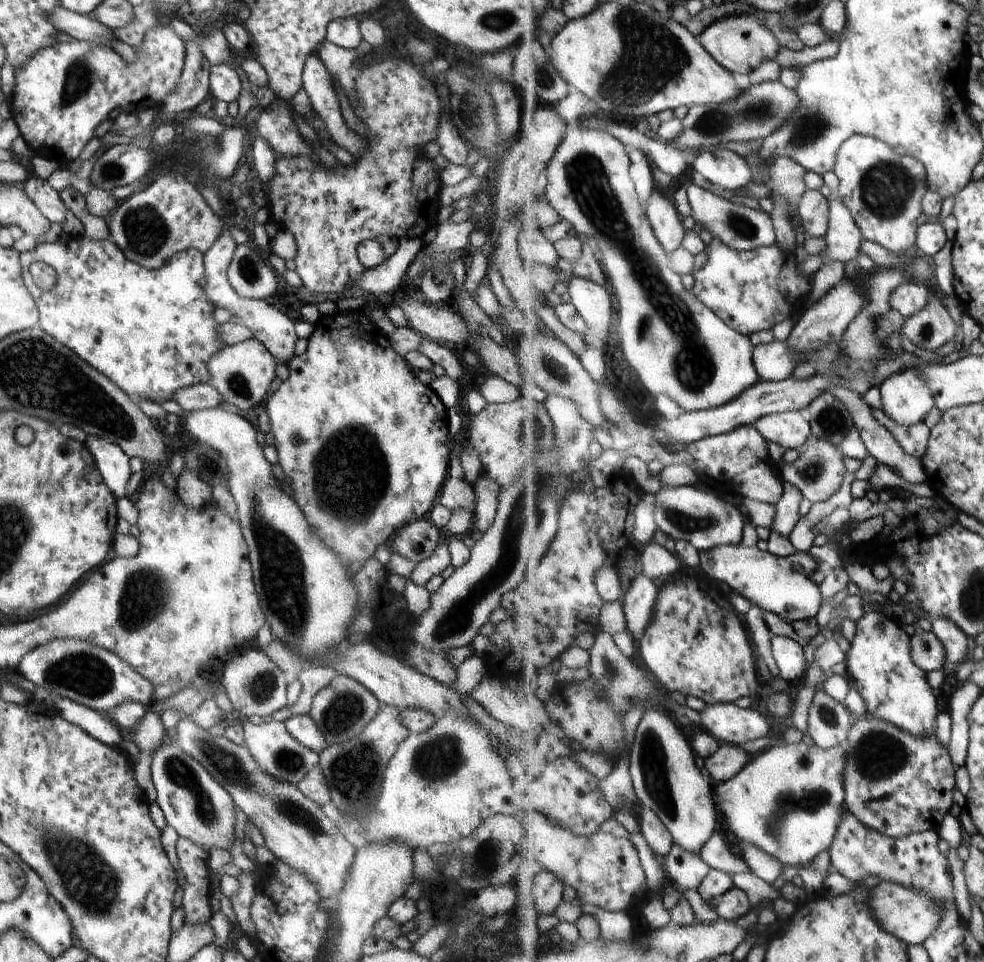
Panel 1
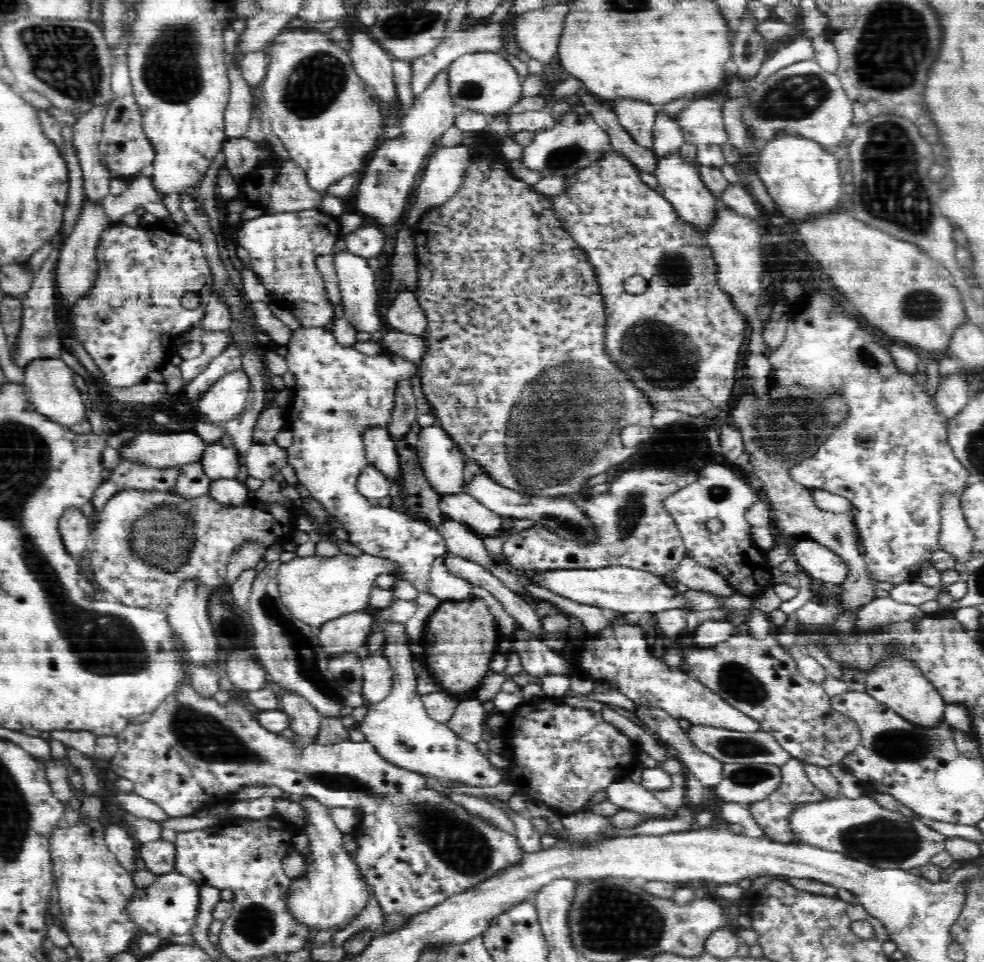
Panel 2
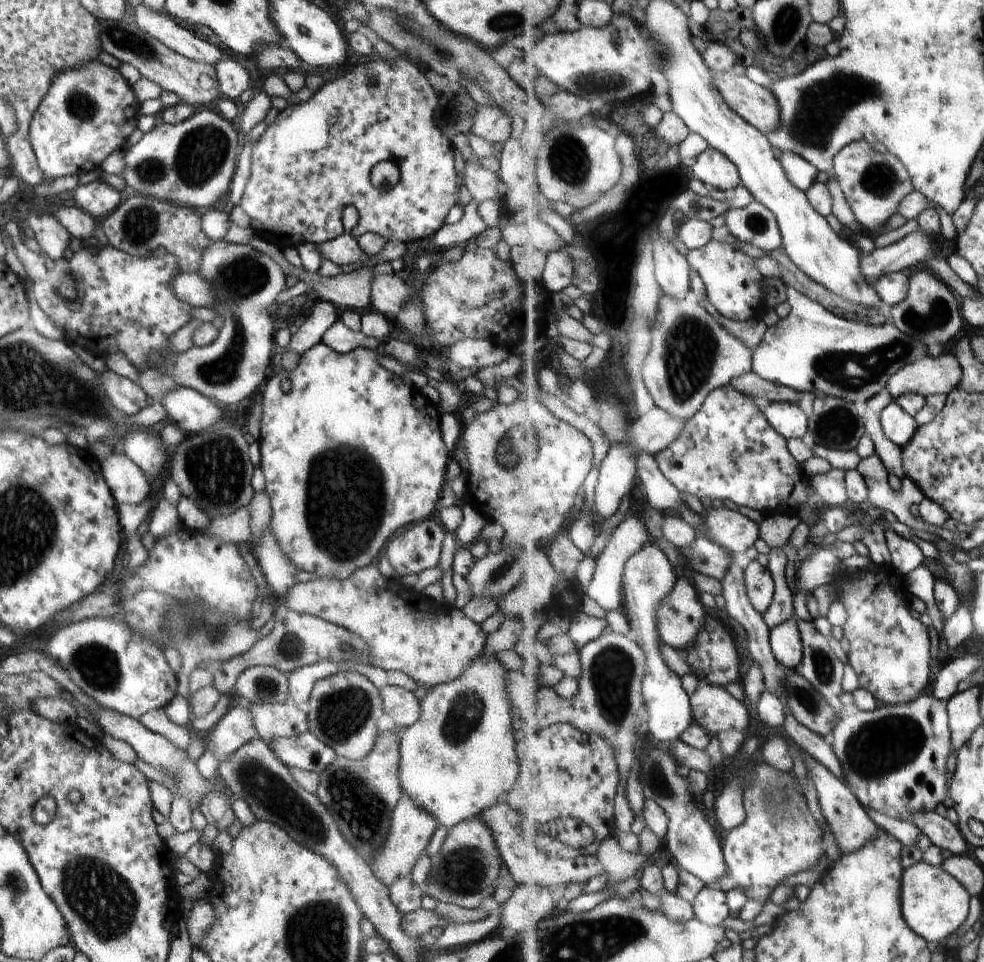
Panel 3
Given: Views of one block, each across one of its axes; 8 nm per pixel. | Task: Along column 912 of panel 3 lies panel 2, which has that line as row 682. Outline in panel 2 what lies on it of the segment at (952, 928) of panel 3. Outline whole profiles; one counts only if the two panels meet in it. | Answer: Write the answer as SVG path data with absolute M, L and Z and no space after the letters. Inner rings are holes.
M888 664L878 667L878 672L870 672L866 676L867 693L878 702L886 705L906 722L914 724L922 730L934 730L943 722L944 702L936 691L922 680L919 672L914 672L910 664Z

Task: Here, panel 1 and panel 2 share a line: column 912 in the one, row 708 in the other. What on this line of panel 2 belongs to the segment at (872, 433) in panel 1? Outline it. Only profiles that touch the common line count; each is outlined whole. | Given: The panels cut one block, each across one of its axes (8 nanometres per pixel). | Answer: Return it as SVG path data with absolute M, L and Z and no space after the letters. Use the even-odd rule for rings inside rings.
M462 701L456 705L446 723L458 736L477 743L482 740L487 717L488 712L484 710L480 701Z

